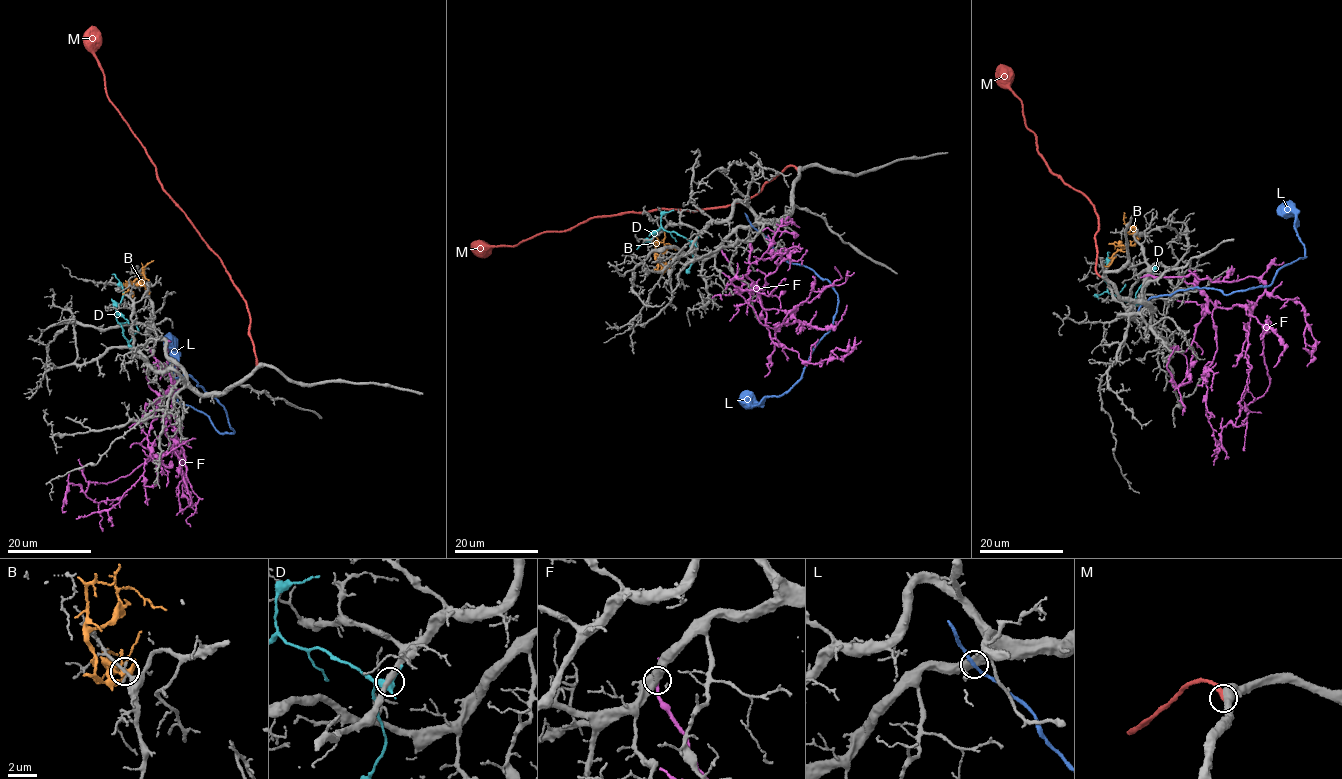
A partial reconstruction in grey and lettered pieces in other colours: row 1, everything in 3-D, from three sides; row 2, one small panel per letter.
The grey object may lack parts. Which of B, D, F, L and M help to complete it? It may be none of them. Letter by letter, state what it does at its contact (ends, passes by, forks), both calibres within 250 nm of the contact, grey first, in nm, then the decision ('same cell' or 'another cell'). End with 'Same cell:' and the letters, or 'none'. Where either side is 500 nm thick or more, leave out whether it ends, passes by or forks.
B: it forks; calibres 260 and 240 nm; another cell
D: it forks; calibres 360 and 400 nm; another cell
F: calibres 600 and 220 nm; another cell
L: calibres 600 and 200 nm; another cell
M: calibres 550 and 360 nm; same cell
Same cell: M

